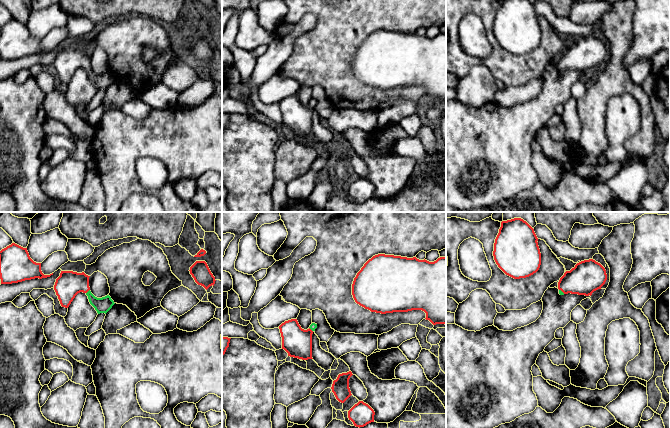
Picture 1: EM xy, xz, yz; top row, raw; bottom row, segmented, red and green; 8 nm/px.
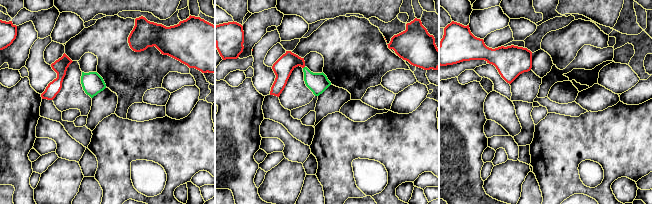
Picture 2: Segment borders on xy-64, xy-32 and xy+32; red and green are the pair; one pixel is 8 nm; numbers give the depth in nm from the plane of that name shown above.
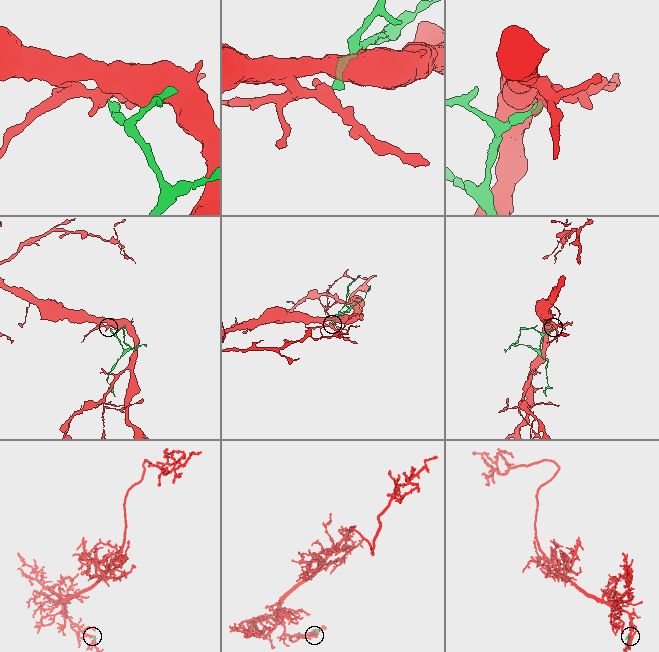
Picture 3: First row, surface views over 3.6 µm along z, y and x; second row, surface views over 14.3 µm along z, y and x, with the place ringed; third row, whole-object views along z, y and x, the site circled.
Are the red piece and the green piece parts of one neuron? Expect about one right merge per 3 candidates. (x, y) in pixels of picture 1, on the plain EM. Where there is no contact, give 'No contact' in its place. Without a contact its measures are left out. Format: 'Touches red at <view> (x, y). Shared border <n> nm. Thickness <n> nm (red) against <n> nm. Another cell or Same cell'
Touches red at xy (88, 66). Shared border 50 nm. Thickness 200 nm (red) against 130 nm. Same cell

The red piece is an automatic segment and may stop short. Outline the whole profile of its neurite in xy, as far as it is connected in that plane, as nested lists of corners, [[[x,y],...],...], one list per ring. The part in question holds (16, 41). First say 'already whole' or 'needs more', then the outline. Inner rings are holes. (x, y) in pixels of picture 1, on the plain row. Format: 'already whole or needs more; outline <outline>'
already whole; outline [[[12,19],[11,21],[7,22],[6,24],[2,25],[0,27],[0,55],[1,55],[1,60],[12,60],[12,59],[18,59],[22,58],[25,56],[31,56],[35,54],[47,54],[50,53],[50,51],[44,51],[41,47],[41,39],[36,39],[34,38],[27,27],[27,24],[23,24],[15,19]]]

